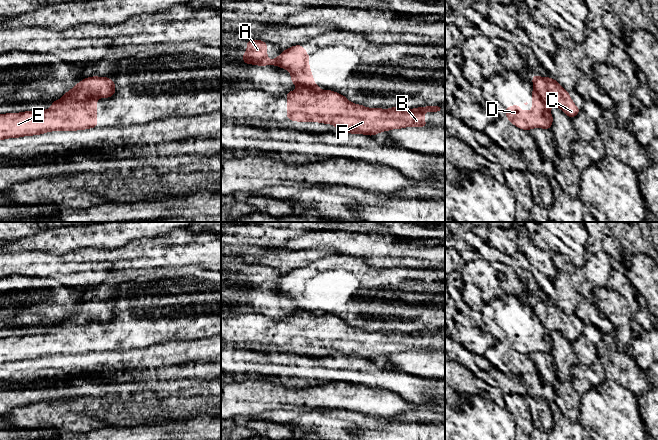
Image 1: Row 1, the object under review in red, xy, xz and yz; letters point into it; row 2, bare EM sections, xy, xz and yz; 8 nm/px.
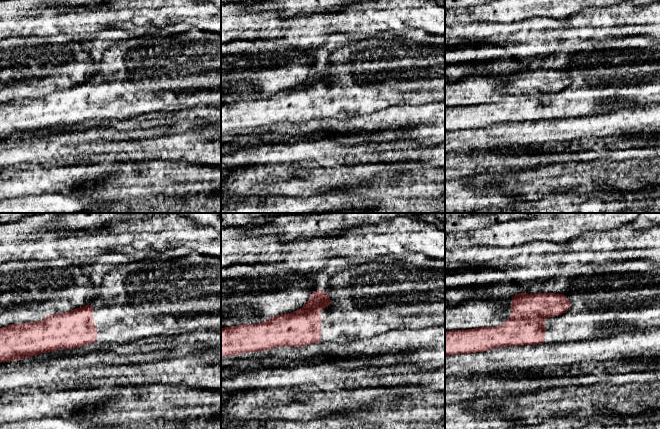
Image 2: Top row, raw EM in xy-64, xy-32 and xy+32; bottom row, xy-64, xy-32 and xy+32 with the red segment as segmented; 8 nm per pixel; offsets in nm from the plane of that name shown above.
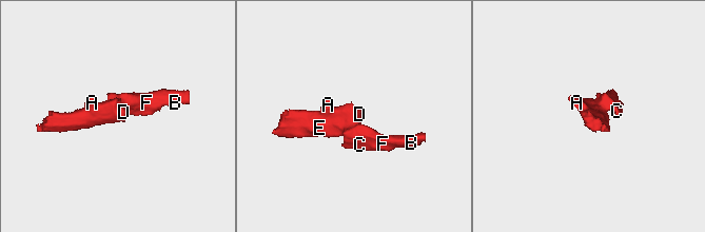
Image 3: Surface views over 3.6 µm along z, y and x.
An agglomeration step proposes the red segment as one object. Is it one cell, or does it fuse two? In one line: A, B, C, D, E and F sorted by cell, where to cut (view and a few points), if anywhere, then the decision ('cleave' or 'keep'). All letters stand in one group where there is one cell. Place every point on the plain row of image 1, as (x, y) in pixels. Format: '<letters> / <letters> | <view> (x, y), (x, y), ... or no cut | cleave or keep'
A D E / B C F | xy (97, 321), (91, 320), (83, 324), (61, 323) | cleave

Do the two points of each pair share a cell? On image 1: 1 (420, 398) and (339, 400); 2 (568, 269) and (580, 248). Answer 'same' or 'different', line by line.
1: different
2: different

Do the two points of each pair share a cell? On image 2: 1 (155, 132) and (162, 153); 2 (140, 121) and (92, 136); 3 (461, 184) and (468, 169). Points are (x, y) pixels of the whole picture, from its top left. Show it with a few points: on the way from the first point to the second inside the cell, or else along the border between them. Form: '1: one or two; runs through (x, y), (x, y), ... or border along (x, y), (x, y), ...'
1: two; border along (176, 134), (143, 139), (140, 142)
2: two; border along (114, 128), (120, 130), (140, 128)
3: two; border along (463, 177), (455, 179)

